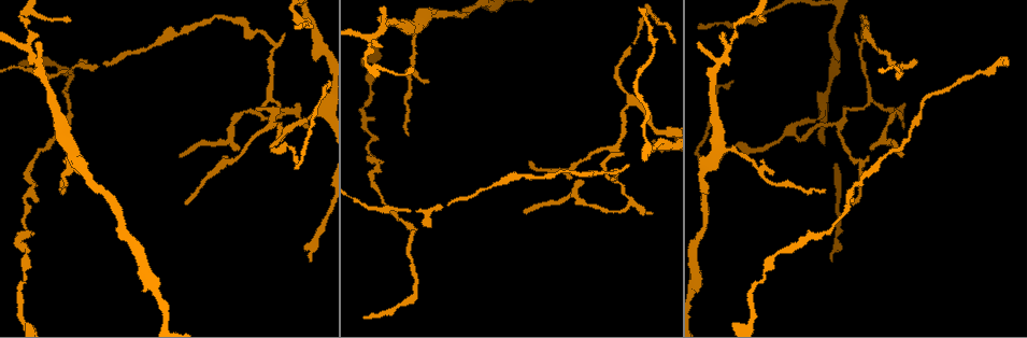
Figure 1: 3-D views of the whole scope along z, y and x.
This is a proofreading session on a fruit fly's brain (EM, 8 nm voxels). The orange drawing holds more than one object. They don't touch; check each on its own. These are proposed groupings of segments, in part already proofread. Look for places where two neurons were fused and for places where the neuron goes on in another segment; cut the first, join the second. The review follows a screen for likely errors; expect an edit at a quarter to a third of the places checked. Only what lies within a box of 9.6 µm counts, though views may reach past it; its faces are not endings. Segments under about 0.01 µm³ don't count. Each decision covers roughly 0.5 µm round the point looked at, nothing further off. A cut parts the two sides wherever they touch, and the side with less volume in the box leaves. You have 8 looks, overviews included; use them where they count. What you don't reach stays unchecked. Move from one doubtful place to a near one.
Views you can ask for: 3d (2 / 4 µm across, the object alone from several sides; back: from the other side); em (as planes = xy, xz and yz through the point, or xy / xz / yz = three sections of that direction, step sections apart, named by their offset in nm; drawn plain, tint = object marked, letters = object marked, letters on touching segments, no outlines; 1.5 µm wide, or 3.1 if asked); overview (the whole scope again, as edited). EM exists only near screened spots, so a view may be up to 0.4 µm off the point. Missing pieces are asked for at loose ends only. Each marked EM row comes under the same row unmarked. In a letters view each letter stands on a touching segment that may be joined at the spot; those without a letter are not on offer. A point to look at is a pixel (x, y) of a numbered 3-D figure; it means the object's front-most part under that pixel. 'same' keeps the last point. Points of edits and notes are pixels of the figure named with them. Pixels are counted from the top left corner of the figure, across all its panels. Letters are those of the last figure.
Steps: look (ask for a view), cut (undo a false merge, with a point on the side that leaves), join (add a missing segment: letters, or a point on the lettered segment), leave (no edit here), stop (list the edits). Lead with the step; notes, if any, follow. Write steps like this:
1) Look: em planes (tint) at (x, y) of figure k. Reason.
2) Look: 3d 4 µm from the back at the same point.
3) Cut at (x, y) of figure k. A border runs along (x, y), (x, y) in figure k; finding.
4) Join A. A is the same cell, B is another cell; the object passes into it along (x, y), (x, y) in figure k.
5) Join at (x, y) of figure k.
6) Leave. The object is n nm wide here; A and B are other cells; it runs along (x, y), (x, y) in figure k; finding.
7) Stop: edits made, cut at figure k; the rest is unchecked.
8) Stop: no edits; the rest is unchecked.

Look: em yz step 4 (letters) at (616, 150) of figure 1. Side arm on a straight run.

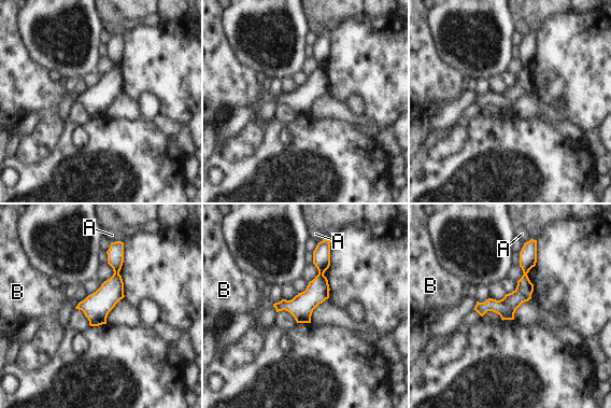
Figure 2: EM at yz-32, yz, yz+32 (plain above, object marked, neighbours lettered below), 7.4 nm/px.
Cut at (115, 253) of figure 2. A and B are other cells; a border runs along (114, 271), (118, 272) in figure 2; two neurons meet here.

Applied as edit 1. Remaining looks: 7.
Look: 3d 4 µm at (27, 49) of figure 1. Three arms meet.

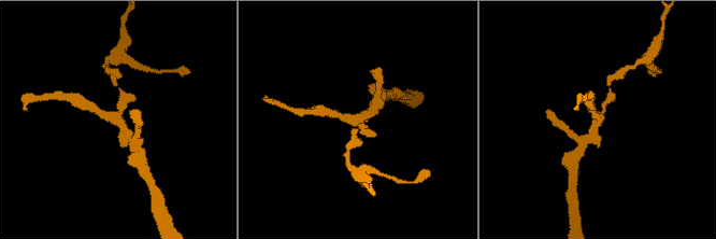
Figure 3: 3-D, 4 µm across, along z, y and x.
Look: em planes (letters) at (597, 121) of figure 3. Shape alone is not enough.

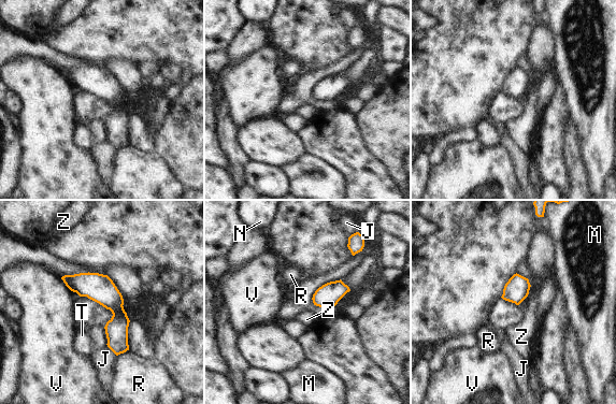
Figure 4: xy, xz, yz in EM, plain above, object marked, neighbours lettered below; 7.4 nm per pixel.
Leave. The object is 180 nm wide here; J, M, N, R, T, V and Z are other cells; a border runs along (527, 278), (530, 285), (528, 296) in figure 4; continuous, no second neuron.

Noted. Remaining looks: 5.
Stop: edits made, cut at figure 2; the rest is unchecked.

